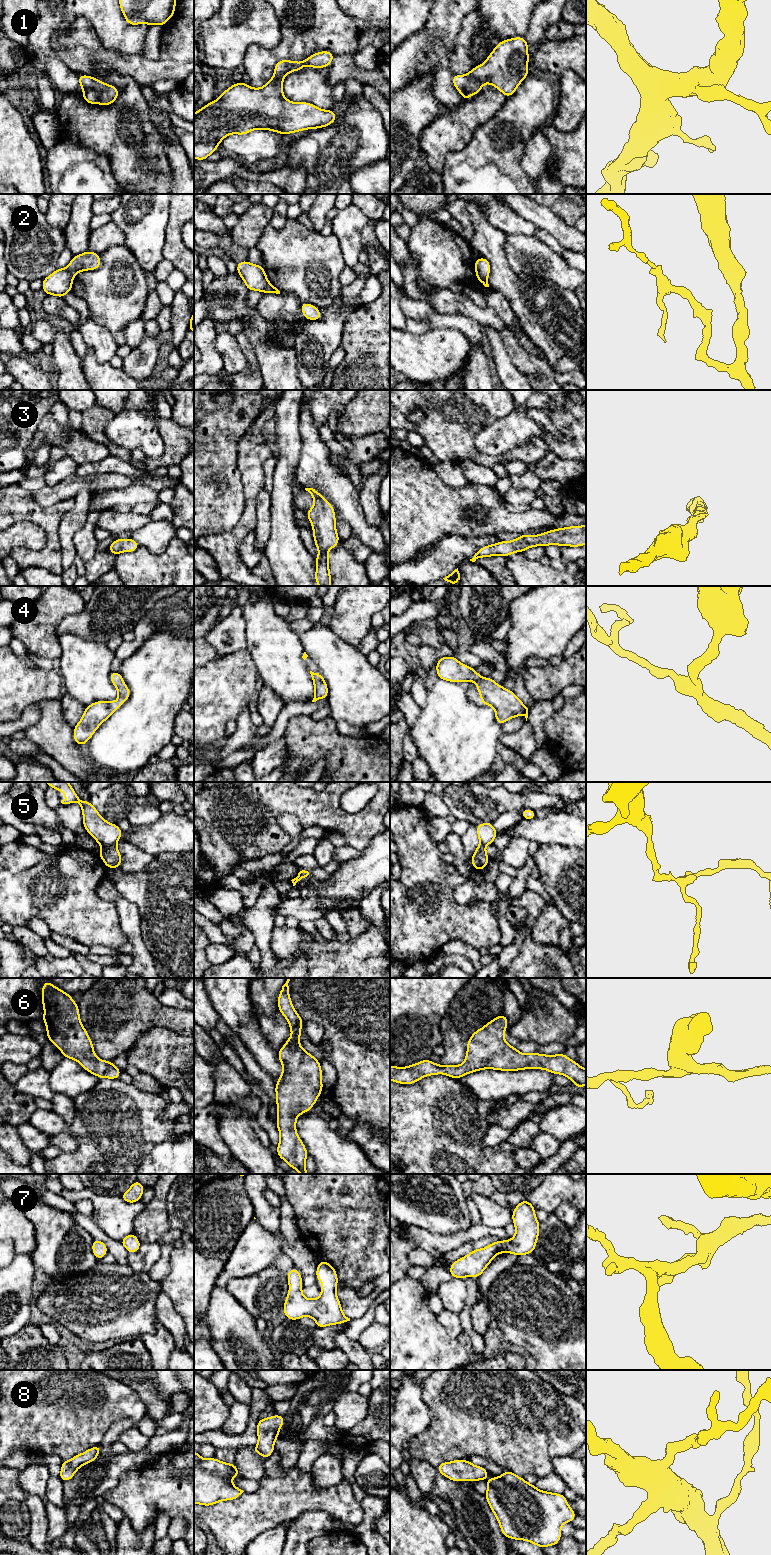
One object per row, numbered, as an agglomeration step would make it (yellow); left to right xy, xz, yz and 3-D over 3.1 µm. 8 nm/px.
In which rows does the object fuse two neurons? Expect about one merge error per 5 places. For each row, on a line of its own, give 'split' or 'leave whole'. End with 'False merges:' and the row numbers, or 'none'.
1: leave whole
2: split
3: leave whole
4: leave whole
5: split
6: leave whole
7: leave whole
8: leave whole
False merges: 2, 5

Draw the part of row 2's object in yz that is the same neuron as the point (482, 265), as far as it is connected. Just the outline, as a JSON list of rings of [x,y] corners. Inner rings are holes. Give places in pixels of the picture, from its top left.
[[[485,257],[475,260],[474,266],[482,277],[488,278],[490,274],[490,263]]]

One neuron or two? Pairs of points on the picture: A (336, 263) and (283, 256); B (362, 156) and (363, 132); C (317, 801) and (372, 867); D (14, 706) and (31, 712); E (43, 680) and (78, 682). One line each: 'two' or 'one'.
A: one
B: one
C: two
D: two
E: two

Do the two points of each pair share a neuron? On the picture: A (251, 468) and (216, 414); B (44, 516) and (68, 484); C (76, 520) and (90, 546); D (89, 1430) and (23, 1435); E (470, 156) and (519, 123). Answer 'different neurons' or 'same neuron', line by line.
A: different neurons
B: different neurons
C: different neurons
D: same neuron
E: same neuron

